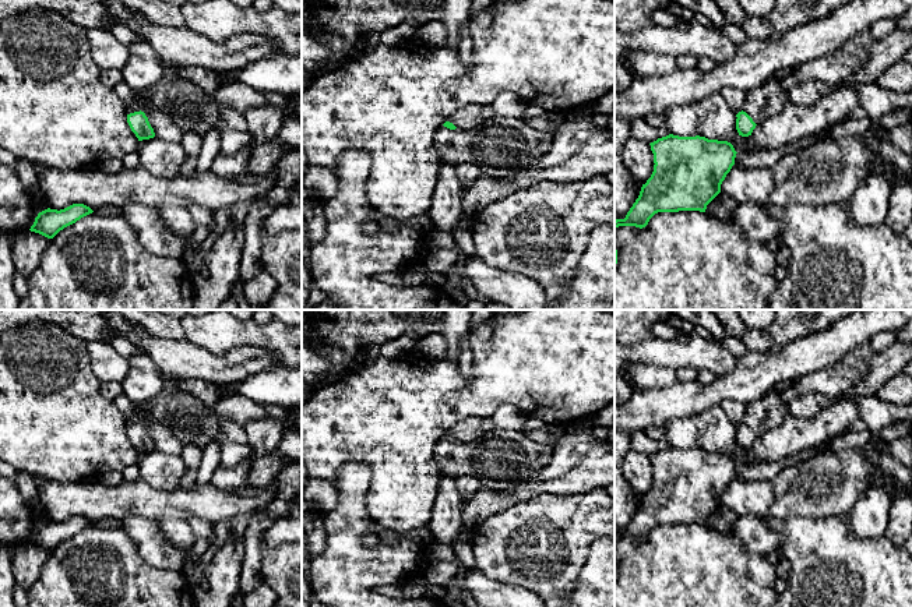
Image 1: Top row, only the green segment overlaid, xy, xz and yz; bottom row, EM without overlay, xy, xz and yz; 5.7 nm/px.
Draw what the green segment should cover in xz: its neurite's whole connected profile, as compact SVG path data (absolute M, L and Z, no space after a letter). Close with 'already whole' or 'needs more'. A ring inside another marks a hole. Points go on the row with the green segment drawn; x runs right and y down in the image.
M493 116L486 119L479 127L464 130L446 121L434 134L436 149L441 162L458 166L471 163L482 170L482 174L492 177L507 177L515 170L535 163L549 152L553 141L553 131L538 130L524 119Z | needs more

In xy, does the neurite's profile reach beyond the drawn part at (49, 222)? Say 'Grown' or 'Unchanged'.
Unchanged

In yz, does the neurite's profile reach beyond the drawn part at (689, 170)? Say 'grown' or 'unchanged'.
unchanged

